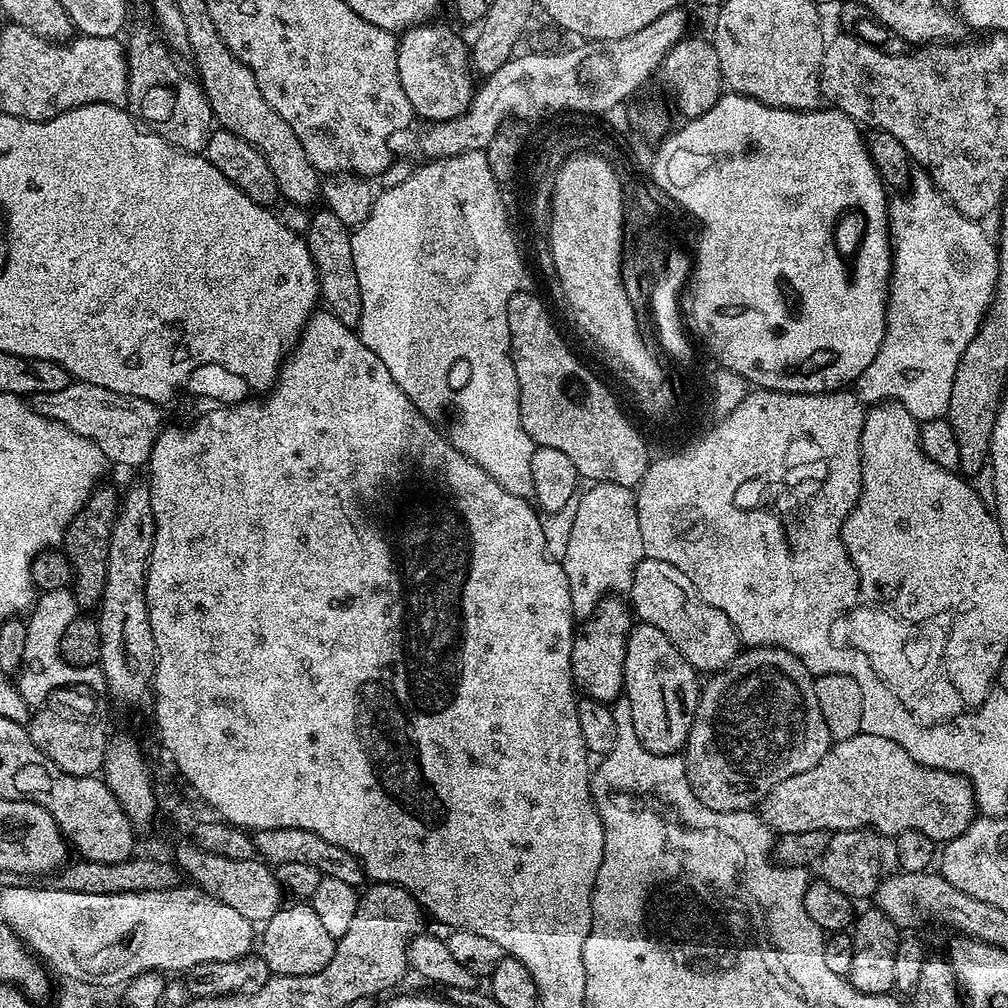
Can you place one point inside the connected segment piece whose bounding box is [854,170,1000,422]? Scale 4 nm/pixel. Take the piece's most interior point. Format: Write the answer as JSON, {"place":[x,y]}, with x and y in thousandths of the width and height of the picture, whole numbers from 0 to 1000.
{"place":[936,276]}

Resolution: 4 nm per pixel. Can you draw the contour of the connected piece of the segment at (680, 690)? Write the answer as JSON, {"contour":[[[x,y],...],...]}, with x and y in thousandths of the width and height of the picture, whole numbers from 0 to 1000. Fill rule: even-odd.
{"contour":[[[628,618],[621,637],[618,689],[625,700],[629,728],[633,728],[641,744],[654,750],[665,750],[682,739],[696,682],[695,676],[690,674],[690,664],[681,657],[669,637],[665,637],[665,633],[661,633],[653,621]]]}

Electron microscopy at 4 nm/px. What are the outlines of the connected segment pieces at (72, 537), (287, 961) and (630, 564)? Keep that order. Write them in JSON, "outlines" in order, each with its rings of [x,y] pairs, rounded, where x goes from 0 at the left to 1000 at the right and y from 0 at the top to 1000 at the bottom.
{"outlines":[[[[96,483],[91,493],[81,502],[81,506],[77,506],[77,510],[63,527],[62,537],[62,547],[71,562],[69,584],[78,602],[83,605],[94,604],[99,599],[102,583],[105,581],[106,546],[117,505],[117,488],[115,490],[113,485],[103,483]]],[[[290,895],[290,898],[280,899],[270,910],[261,914],[262,926],[256,929],[256,944],[261,948],[267,965],[270,968],[311,968],[315,966],[331,950],[334,930],[323,924],[321,916],[312,907],[309,896]]],[[[591,478],[578,488],[570,497],[571,509],[563,528],[567,531],[567,605],[572,612],[583,613],[604,589],[621,589],[625,585],[629,565],[640,551],[630,487]]]]}

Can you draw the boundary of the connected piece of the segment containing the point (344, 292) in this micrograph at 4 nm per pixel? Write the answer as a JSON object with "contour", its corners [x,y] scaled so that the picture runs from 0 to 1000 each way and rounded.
{"contour":[[[322,206],[312,209],[309,211],[308,224],[302,231],[302,235],[312,256],[313,274],[316,276],[317,295],[320,301],[323,300],[324,309],[331,312],[344,325],[352,326],[358,317],[359,294],[351,267],[348,229],[332,215],[329,209]]]}

